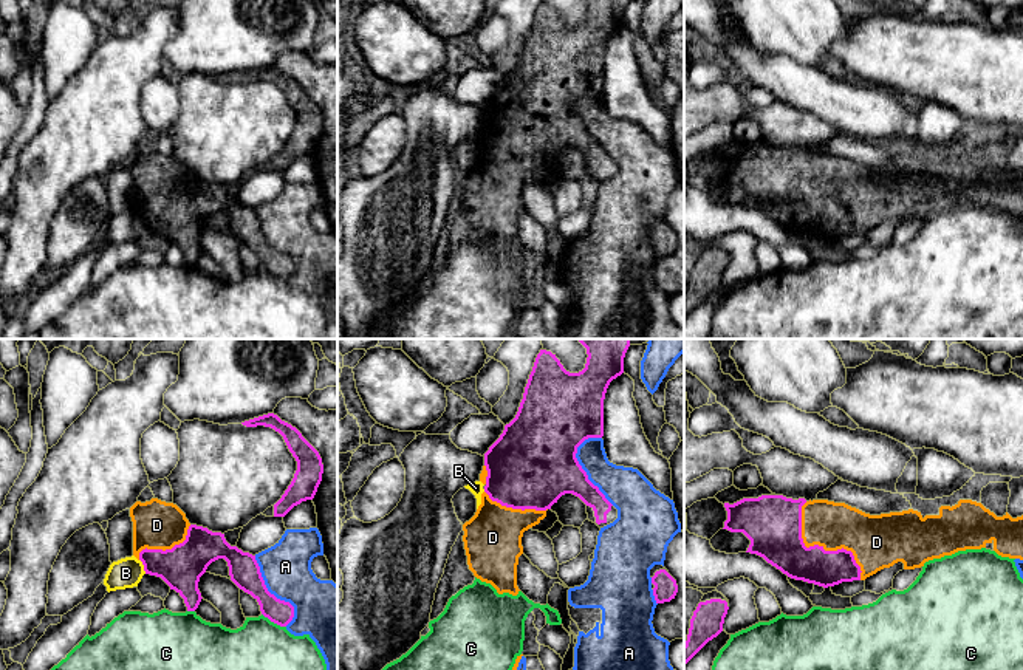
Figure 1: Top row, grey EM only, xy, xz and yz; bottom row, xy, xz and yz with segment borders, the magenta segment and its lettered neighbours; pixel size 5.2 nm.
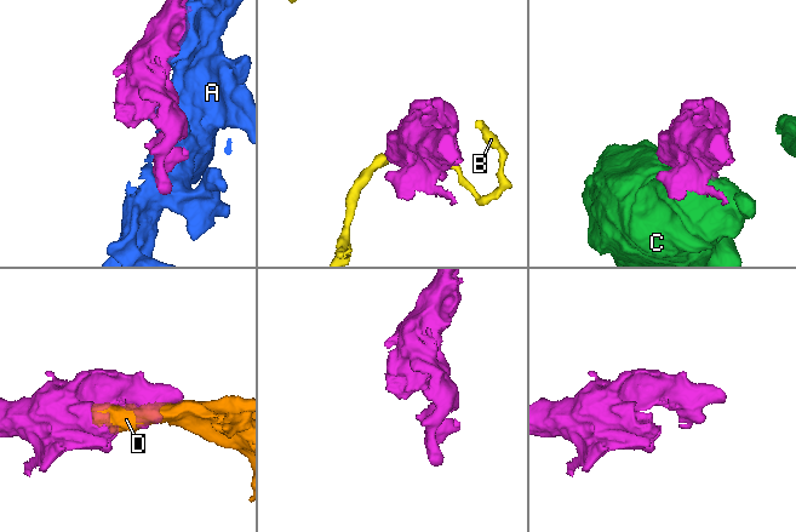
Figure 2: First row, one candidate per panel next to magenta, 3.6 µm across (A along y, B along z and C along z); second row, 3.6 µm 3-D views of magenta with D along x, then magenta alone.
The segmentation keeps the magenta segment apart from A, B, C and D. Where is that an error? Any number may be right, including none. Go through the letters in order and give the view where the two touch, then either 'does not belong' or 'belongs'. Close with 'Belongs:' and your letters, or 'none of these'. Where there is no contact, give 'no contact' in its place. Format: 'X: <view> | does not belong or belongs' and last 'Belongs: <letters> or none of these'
A: xz | does not belong
B: xy | does not belong
C: xy | does not belong
D: yz | belongs
Belongs: D

